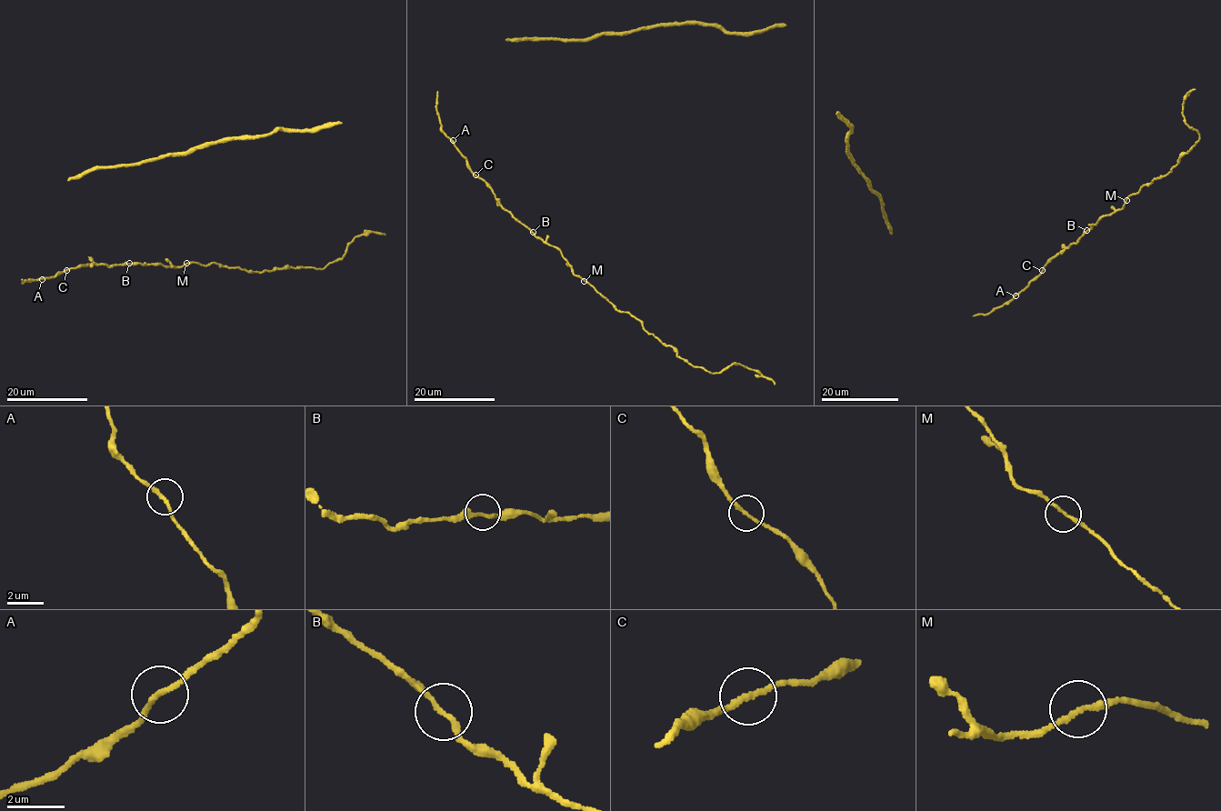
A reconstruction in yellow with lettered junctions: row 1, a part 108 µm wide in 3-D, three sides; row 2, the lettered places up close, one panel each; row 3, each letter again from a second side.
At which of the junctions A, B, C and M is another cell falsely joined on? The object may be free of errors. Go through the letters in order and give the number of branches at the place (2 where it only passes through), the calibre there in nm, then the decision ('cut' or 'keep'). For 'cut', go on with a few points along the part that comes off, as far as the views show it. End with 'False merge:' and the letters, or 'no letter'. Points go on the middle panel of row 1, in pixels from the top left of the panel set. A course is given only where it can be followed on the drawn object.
A: 2 branches meet; 180 nm thick; keep
B: 2 branches meet; 170 nm thick; keep
C: 2 branches meet; 180 nm thick; keep
M: 2 branches meet; 180 nm thick; keep
False merge: no letter

